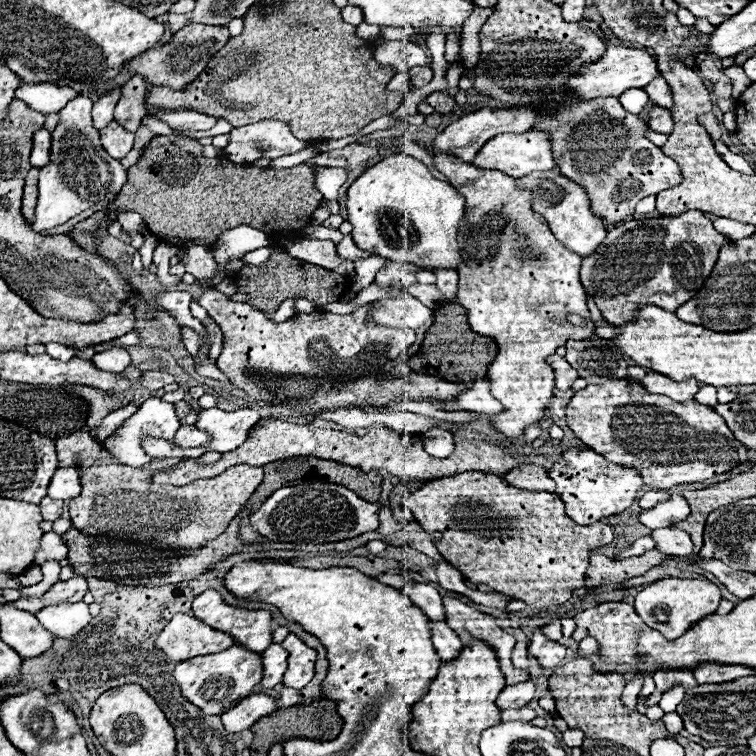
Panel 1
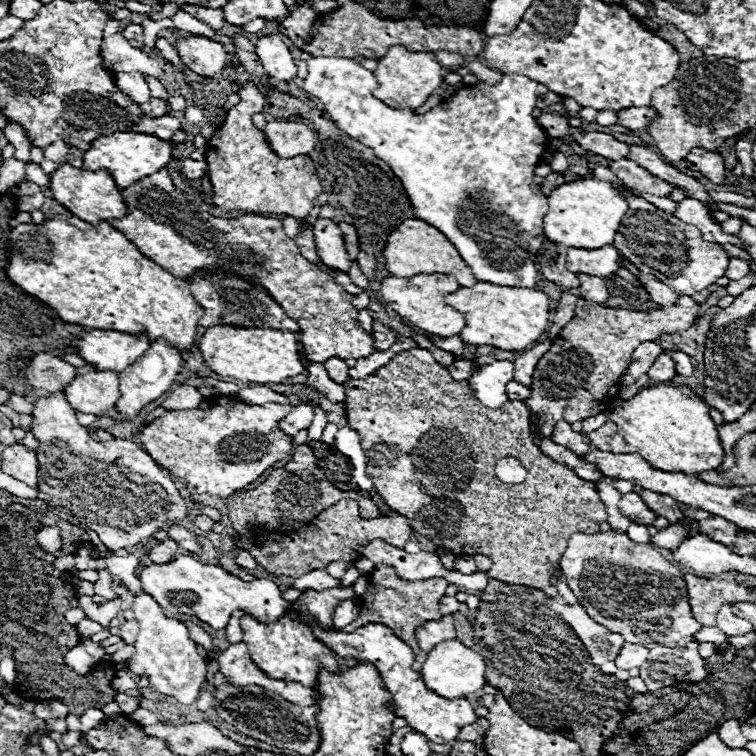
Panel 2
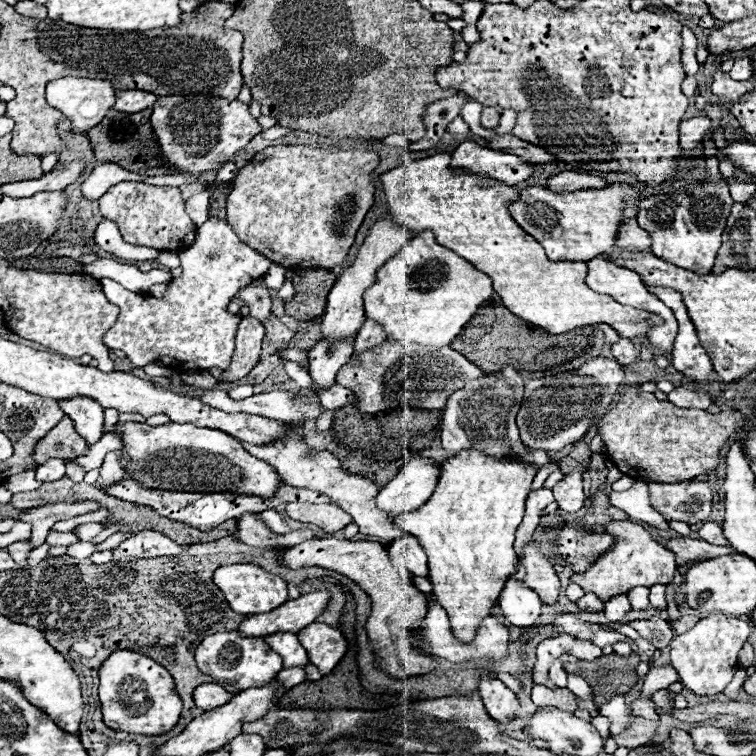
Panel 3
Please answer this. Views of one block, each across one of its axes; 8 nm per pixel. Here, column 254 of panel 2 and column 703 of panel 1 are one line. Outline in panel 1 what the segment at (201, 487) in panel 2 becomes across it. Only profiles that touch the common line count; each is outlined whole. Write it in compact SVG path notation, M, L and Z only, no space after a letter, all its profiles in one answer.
M610 380L602 386L590 384L578 390L566 406L566 422L576 438L582 440L590 450L598 452L612 464L638 470L644 484L658 490L668 490L676 484L710 480L730 472L734 466L738 466L738 462L748 460L748 450L734 440L732 432L726 428L726 422L716 414L714 408L702 406L696 400L674 402L662 394L650 394L638 382L630 380Z

